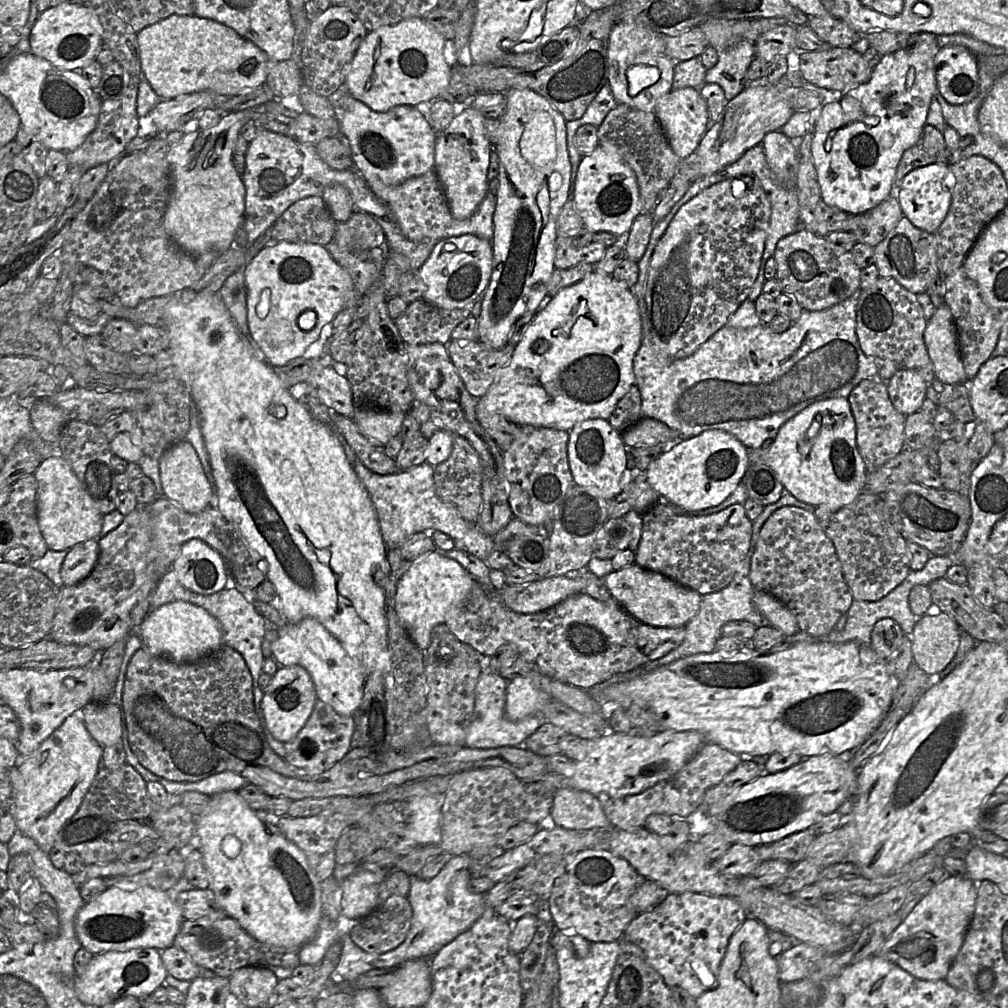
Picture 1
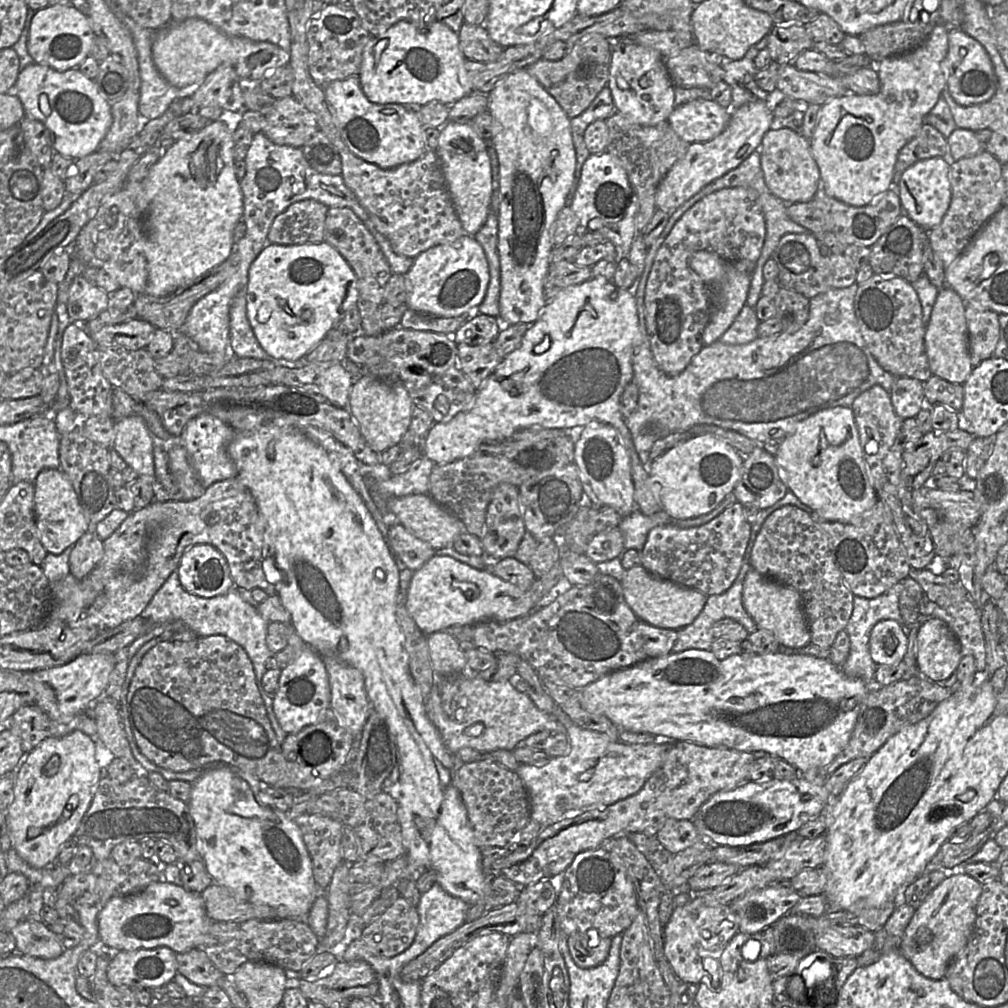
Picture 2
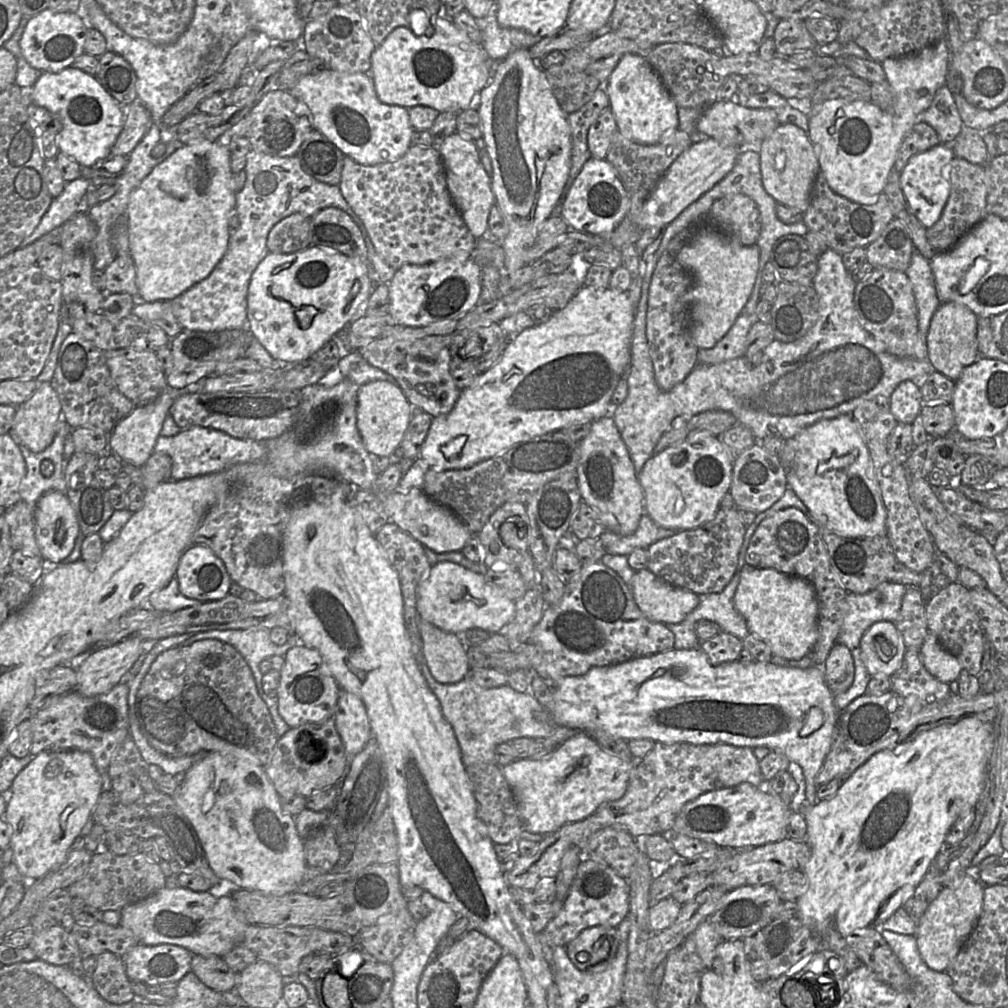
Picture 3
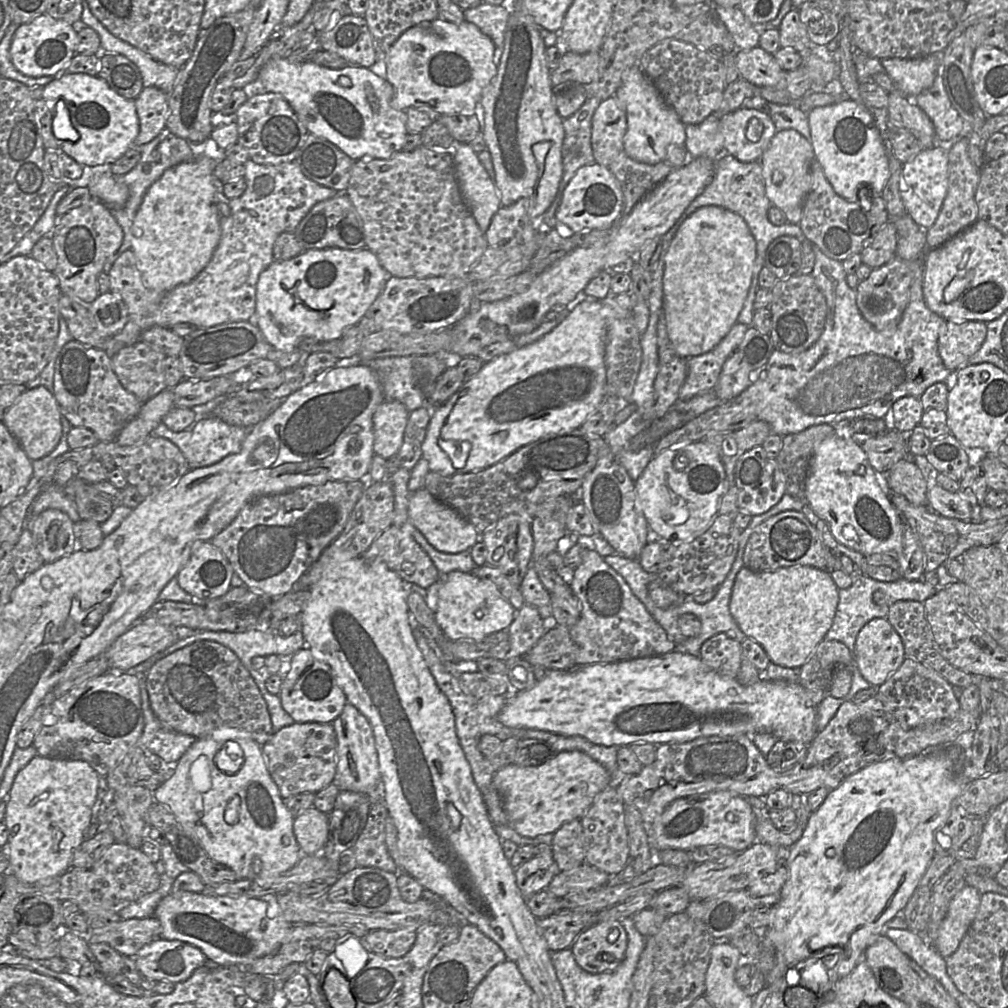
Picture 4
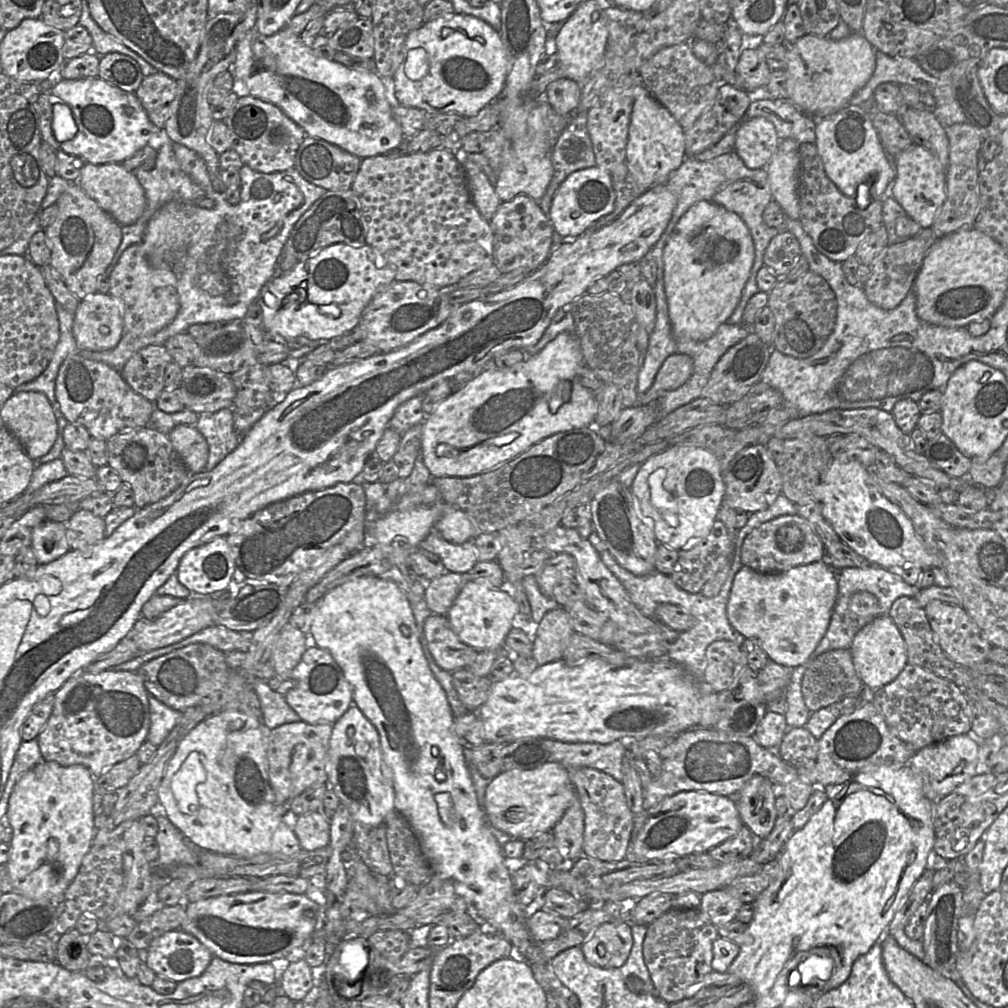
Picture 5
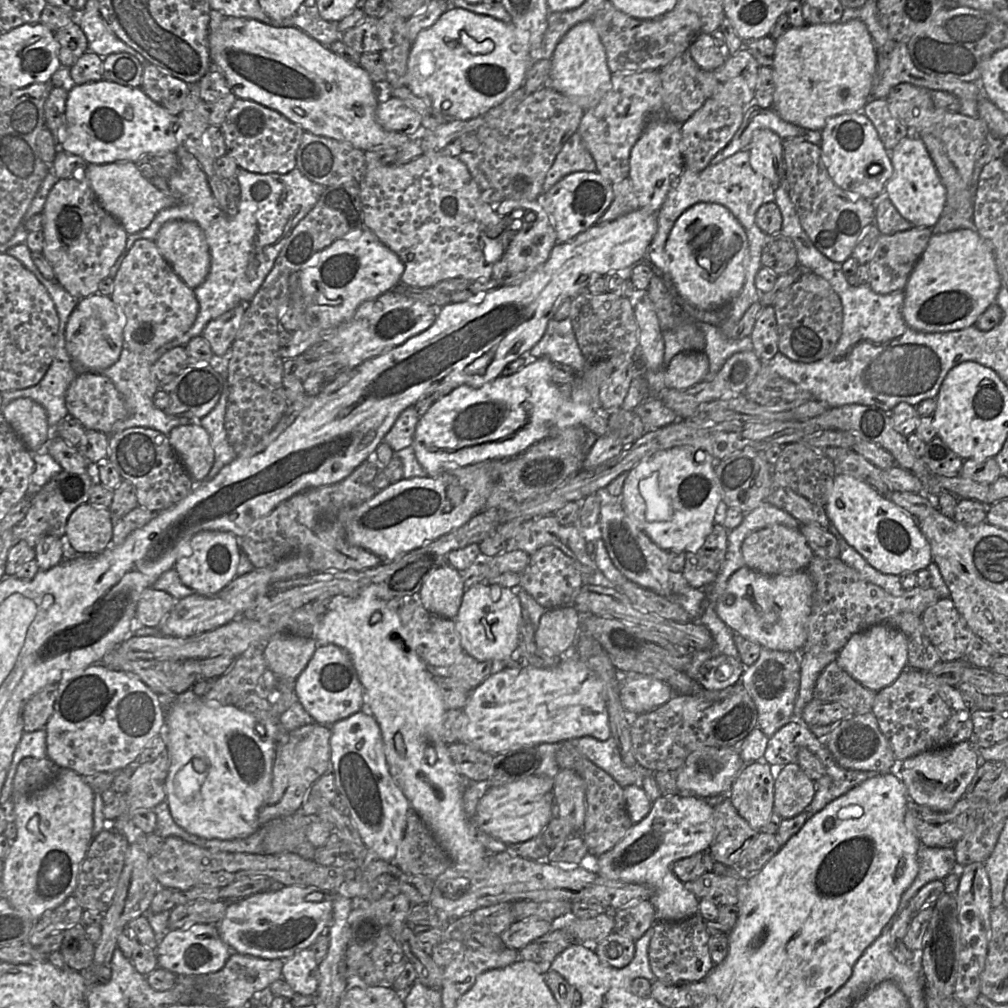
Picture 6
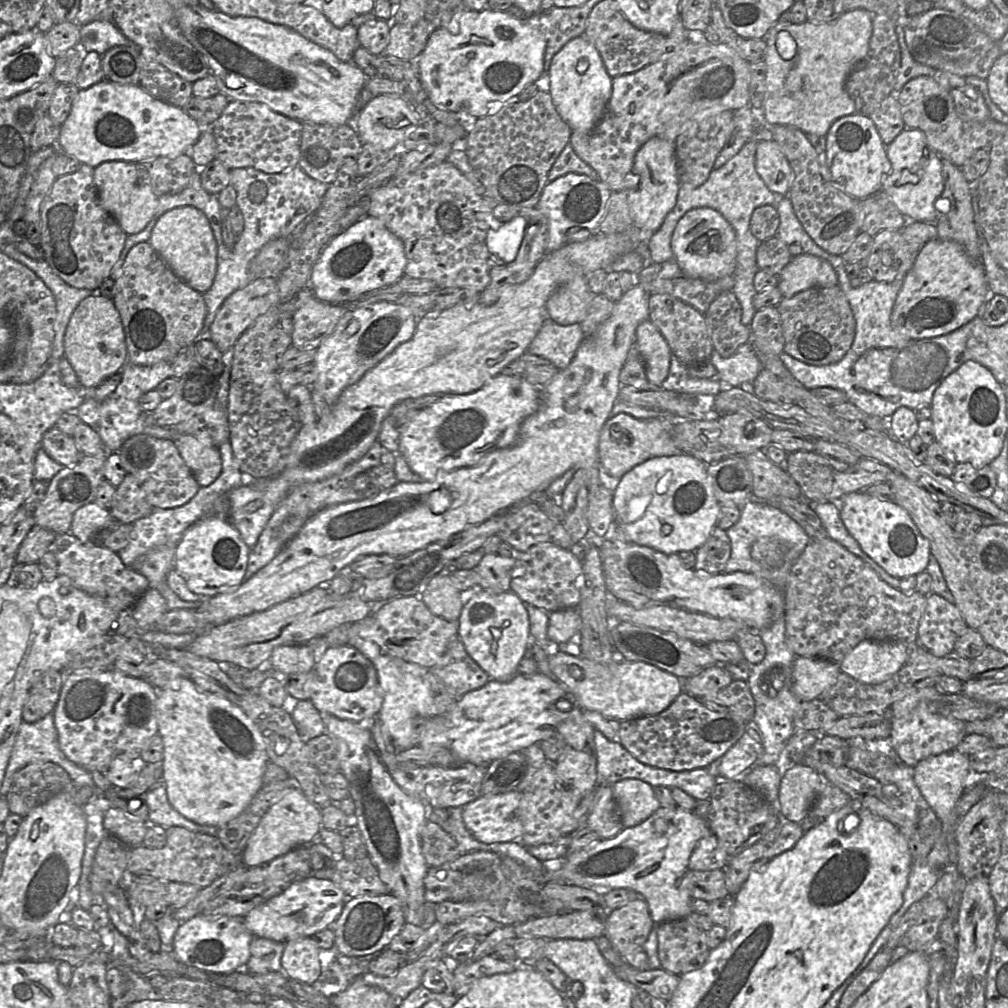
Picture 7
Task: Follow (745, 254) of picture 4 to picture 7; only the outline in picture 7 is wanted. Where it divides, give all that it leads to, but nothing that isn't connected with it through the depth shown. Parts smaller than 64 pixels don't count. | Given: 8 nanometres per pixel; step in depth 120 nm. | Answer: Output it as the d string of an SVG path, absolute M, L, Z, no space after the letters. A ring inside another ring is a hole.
M711 208L690 210L679 220L672 234L671 250L684 275L692 279L715 281L733 275L736 269L735 231L719 212Z

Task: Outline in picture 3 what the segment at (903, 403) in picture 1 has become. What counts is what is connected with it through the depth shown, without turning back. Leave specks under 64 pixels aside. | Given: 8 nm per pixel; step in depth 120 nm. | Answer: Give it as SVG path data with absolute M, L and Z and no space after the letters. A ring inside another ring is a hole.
M910 380L901 382L890 397L890 410L898 423L912 424L923 405L920 388Z

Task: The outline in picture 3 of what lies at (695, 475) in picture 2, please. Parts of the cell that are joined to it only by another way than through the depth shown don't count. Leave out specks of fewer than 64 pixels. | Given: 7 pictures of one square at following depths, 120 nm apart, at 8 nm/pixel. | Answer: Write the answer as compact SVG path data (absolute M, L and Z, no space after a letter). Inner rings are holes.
M708 431L691 433L684 442L653 454L638 475L644 492L645 512L659 526L676 531L691 530L706 524L715 517L723 496L730 490L733 463L720 440Z

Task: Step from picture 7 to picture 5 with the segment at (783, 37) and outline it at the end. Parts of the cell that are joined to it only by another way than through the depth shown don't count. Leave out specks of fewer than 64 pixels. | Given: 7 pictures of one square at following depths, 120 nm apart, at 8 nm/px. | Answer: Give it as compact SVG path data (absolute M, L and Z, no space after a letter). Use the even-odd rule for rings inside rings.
M805 33L795 43L787 44L788 100L814 119L836 113L848 105L851 96L872 77L876 51L861 33L851 33L839 41Z

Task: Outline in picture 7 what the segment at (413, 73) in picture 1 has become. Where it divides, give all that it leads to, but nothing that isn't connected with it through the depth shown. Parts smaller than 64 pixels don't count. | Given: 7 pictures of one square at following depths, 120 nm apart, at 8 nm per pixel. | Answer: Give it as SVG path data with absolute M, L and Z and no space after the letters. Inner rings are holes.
M487 7L481 11L463 10L451 19L457 19L459 32L453 35L442 26L435 29L417 59L420 82L428 98L440 109L454 113L464 112L475 118L491 115L499 107L494 103L507 102L527 85L541 78L546 40L535 23L526 23L505 11L494 11Z

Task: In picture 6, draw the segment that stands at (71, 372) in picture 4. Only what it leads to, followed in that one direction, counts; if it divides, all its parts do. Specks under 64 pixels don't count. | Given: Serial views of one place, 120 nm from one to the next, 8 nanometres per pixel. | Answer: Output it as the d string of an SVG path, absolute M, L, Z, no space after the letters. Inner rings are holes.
M79 373L69 385L65 403L70 416L77 419L86 430L110 435L113 425L128 416L125 402L112 380L102 373Z

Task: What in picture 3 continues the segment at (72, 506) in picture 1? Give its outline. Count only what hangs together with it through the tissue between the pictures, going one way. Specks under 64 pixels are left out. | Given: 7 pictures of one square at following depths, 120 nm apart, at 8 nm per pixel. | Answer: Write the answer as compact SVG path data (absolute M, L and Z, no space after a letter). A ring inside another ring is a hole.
M51 490L40 497L34 509L34 531L49 568L60 564L71 553L80 527L66 494Z

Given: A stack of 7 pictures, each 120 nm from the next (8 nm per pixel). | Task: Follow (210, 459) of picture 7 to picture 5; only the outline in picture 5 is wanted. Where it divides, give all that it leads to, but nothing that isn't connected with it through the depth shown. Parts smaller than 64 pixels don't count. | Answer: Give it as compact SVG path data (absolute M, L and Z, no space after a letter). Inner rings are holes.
M177 425L169 432L168 438L189 473L205 471L209 447L194 425Z

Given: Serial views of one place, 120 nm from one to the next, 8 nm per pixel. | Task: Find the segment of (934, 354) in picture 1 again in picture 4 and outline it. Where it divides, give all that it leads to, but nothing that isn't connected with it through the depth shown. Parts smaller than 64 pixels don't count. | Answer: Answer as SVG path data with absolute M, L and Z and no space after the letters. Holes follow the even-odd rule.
M983 321L946 322L938 340L938 352L947 369L957 371L982 346L987 334Z

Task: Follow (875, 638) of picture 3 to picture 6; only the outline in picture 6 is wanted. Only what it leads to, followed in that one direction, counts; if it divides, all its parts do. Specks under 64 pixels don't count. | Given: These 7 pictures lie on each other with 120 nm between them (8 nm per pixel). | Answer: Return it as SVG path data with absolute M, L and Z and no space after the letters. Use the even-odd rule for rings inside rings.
M877 623L854 633L837 653L835 661L864 687L878 692L892 684L907 667L907 641L895 625Z

